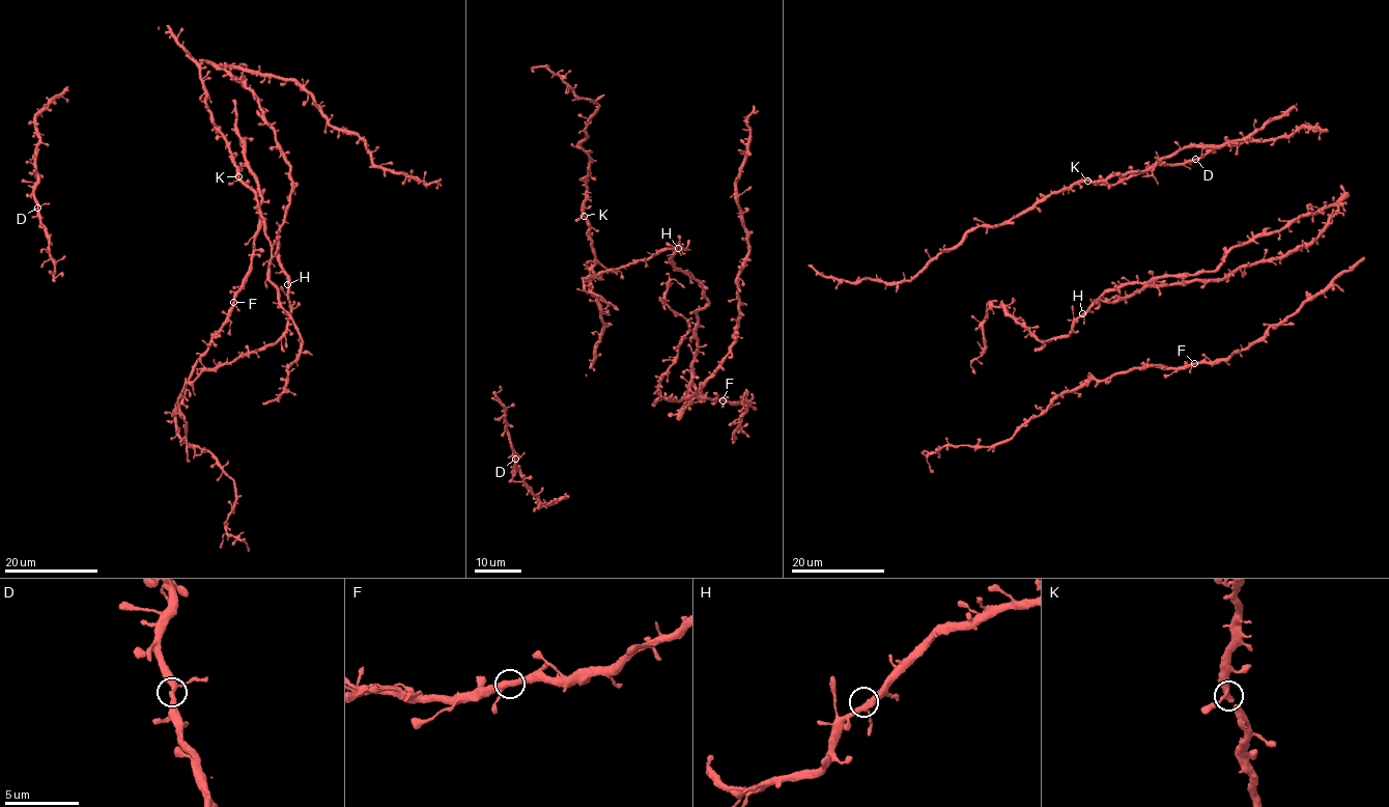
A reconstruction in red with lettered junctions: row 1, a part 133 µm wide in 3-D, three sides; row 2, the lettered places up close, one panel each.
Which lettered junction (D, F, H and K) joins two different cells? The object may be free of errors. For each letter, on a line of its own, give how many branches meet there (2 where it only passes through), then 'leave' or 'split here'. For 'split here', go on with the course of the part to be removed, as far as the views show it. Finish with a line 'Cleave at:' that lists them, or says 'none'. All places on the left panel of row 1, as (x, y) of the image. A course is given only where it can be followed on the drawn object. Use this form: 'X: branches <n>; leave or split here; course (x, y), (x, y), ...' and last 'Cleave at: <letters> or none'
D: branches 3; leave
F: branches 3; leave
H: branches 3; leave
K: branches 3; leave
Cleave at: none

